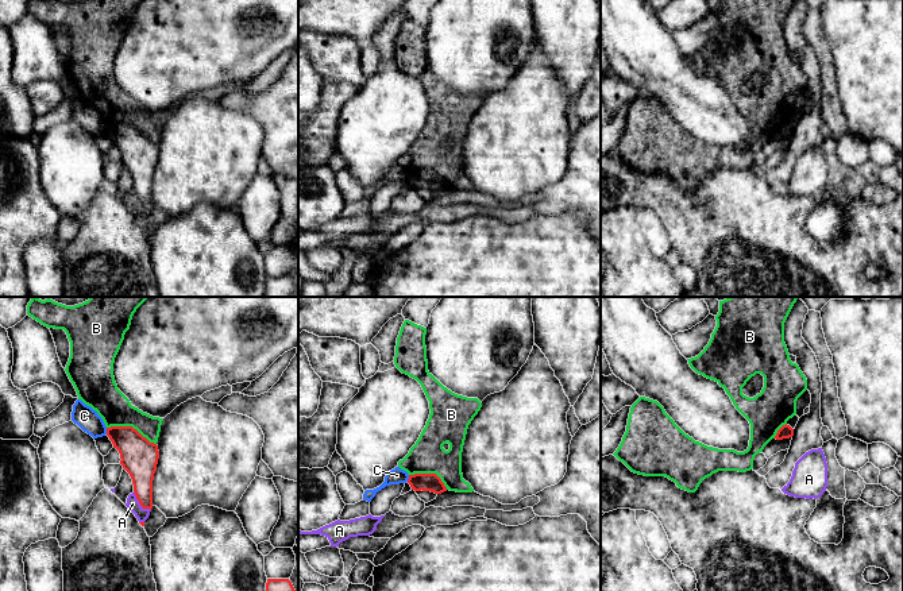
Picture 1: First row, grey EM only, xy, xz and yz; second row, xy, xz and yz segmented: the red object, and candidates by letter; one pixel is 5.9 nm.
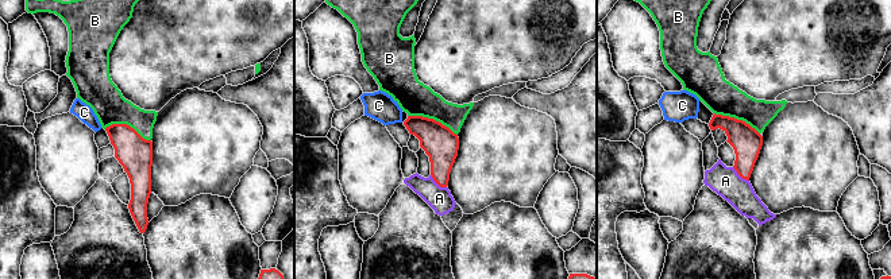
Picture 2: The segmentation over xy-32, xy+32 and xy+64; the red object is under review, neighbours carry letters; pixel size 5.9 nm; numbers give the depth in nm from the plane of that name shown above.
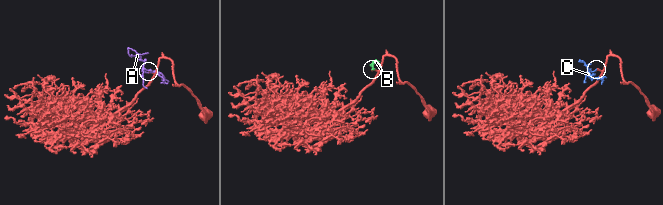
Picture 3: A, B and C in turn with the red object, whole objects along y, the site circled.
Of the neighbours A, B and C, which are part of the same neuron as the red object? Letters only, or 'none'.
none

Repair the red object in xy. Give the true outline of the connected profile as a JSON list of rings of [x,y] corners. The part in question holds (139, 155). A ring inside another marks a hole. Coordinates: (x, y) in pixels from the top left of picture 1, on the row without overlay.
[[[132,124],[107,125],[107,134],[120,151],[120,162],[130,171],[134,190],[143,206],[153,206],[153,178],[159,157],[158,143]]]

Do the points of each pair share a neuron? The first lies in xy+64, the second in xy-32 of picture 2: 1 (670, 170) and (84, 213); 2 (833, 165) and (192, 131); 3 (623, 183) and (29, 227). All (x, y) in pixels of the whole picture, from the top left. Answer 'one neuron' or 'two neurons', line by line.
1: two neurons
2: one neuron
3: one neuron

